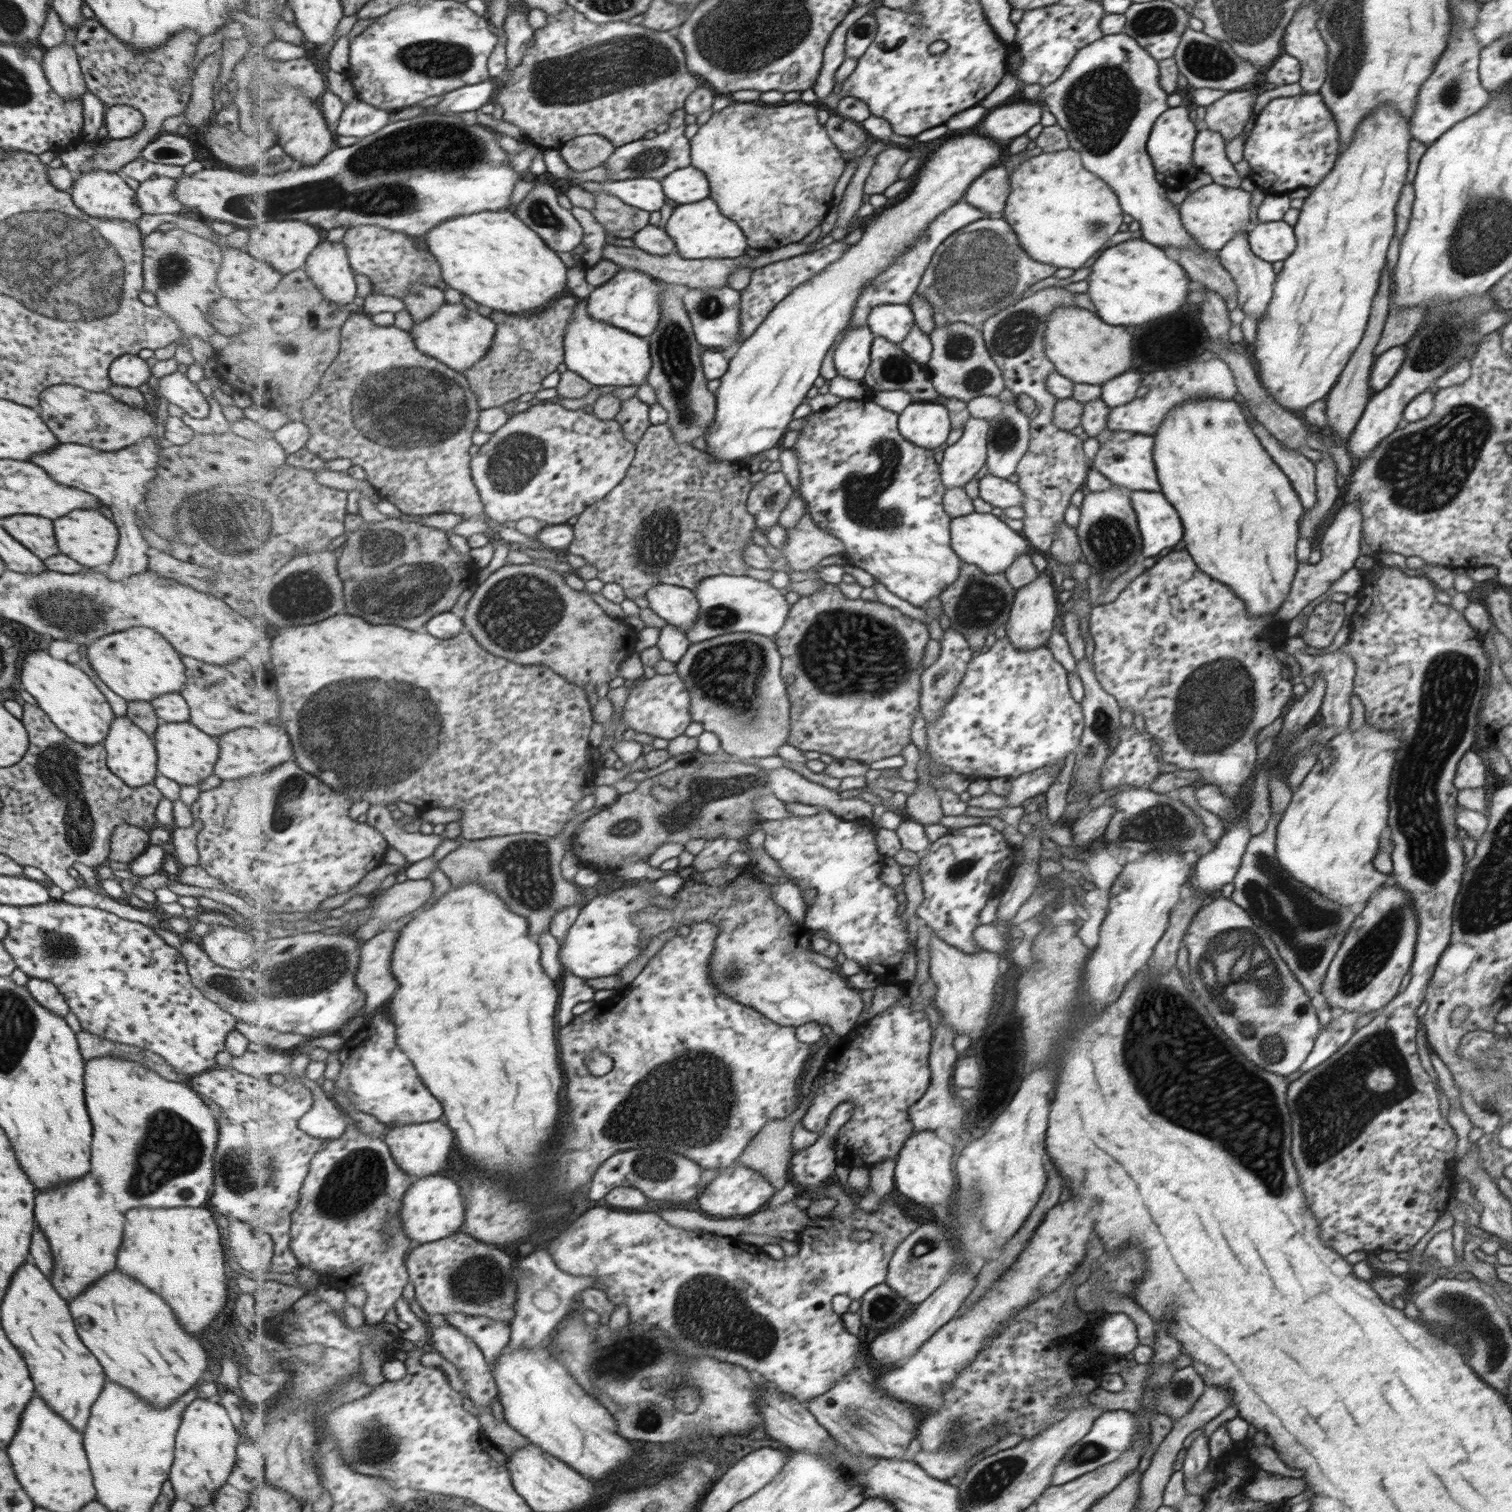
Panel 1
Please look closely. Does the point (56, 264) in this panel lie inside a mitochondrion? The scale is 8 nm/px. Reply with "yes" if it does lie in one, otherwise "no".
yes

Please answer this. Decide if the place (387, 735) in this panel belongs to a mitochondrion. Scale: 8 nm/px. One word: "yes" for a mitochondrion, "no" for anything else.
yes

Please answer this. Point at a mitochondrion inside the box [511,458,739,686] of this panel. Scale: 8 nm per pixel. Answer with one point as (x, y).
(657, 542)

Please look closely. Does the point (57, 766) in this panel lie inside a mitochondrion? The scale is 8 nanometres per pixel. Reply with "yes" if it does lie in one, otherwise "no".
yes

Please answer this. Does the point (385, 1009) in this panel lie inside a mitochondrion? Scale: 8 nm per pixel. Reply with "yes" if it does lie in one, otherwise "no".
no

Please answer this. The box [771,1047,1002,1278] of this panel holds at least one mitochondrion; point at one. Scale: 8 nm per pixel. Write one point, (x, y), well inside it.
(926, 1247)

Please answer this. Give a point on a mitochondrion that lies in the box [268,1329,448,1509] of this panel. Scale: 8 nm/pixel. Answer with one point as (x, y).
(378, 1445)

